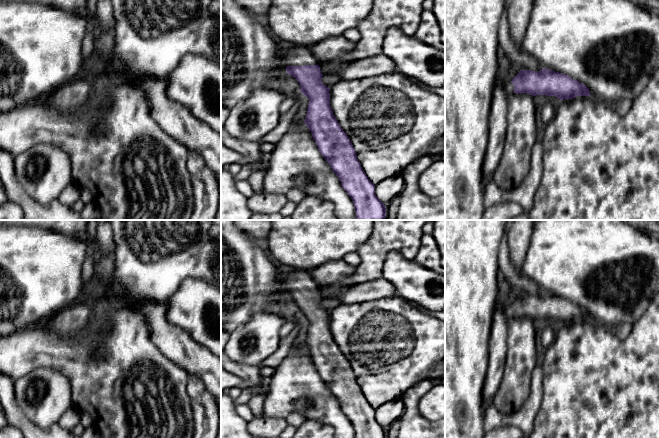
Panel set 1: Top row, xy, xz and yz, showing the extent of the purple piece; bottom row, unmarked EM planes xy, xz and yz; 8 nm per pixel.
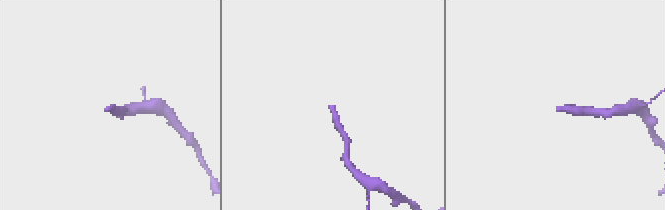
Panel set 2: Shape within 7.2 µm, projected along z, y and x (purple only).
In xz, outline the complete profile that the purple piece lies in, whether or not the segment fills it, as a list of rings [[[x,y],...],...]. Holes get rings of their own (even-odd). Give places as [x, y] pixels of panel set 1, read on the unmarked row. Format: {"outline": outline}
{"outline": [[[296,270],[283,275],[287,298],[293,300],[300,308],[300,315],[309,323],[307,338],[304,344],[310,353],[312,361],[319,376],[338,400],[342,411],[351,421],[356,438],[386,438],[386,430],[375,419],[375,409],[368,403],[360,386],[357,383],[355,373],[339,349],[330,330],[330,312],[325,310],[321,302],[319,285],[312,279],[309,271]]]}

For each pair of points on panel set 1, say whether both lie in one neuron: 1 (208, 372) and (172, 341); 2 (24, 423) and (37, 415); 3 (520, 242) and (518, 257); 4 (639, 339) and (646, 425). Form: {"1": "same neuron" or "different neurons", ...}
{"1": "same neuron", "2": "different neurons", "3": "same neuron", "4": "same neuron"}

